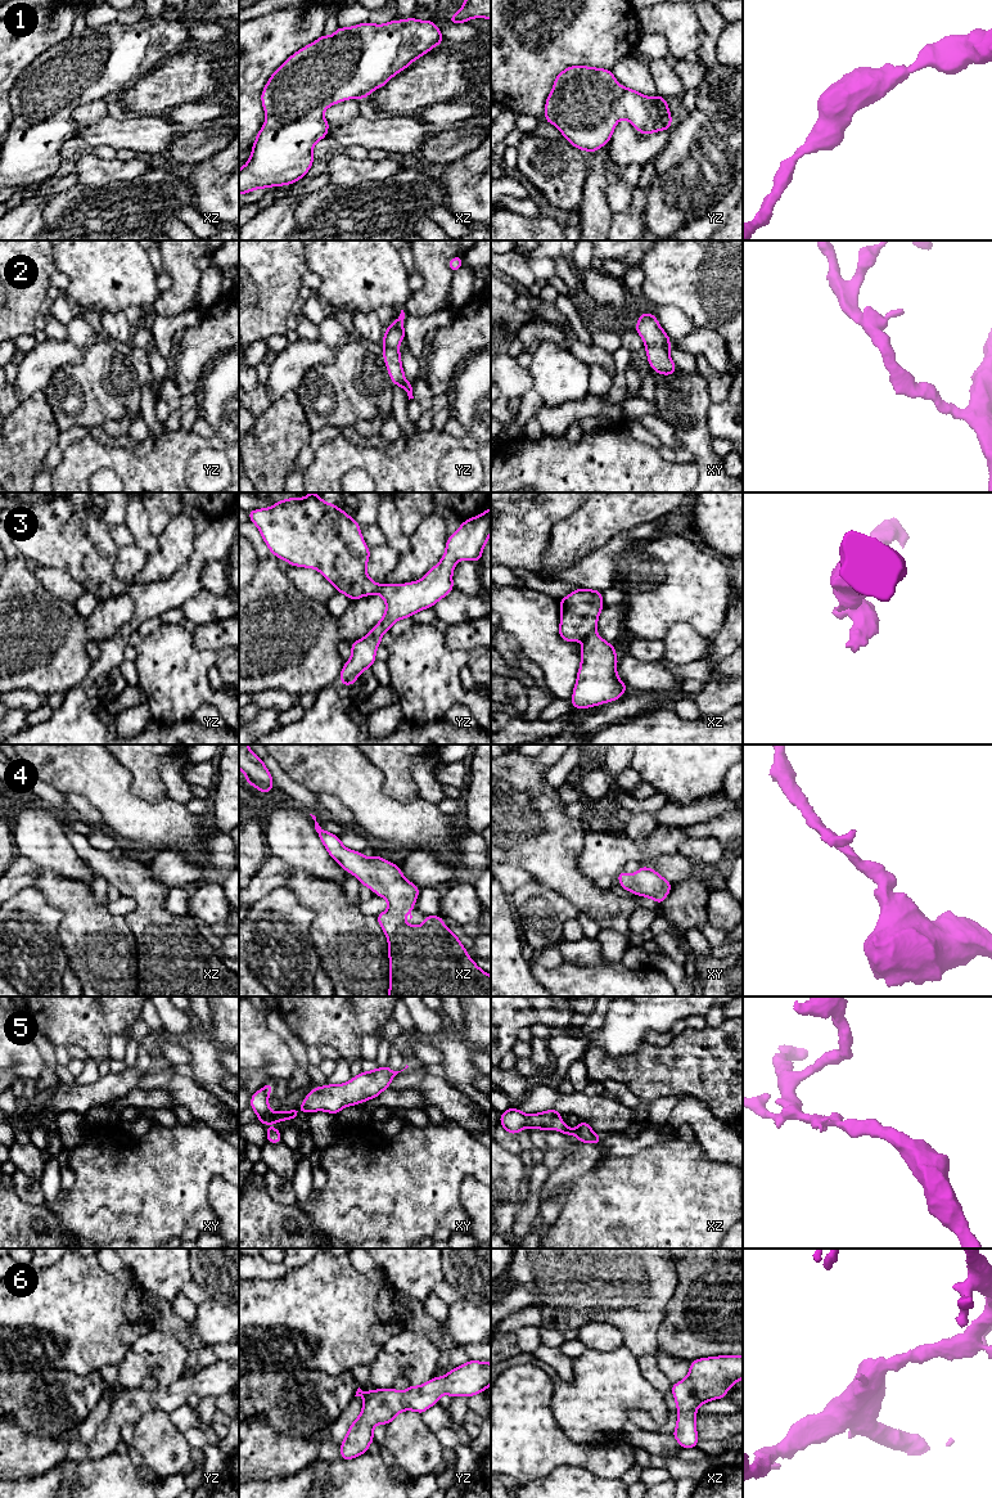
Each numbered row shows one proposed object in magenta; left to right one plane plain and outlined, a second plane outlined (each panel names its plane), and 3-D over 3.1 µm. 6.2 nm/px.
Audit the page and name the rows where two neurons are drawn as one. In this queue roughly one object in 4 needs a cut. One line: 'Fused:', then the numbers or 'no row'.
Fused: 3

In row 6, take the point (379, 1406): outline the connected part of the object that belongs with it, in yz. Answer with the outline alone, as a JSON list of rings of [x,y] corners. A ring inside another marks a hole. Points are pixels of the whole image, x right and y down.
[[[468,1360],[448,1371],[445,1377],[434,1376],[420,1386],[410,1385],[403,1393],[394,1387],[373,1391],[362,1391],[359,1387],[355,1396],[364,1398],[362,1411],[341,1443],[341,1458],[350,1461],[366,1454],[369,1445],[374,1441],[374,1426],[389,1425],[402,1411],[415,1411],[423,1414],[439,1402],[442,1394],[448,1394],[451,1398],[470,1398],[486,1391],[490,1385],[491,1363]]]

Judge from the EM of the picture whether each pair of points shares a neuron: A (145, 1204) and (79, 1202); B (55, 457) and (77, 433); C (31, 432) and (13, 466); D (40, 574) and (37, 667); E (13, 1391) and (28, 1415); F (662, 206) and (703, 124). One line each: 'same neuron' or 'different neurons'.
A: same neuron
B: same neuron
C: same neuron
D: different neurons
E: same neuron
F: same neuron

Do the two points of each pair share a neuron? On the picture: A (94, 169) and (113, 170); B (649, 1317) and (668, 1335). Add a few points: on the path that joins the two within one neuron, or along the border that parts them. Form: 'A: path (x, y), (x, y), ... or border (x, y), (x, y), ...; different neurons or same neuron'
A: path (99, 170), (108, 170); same neuron
B: border (671, 1298), (658, 1331), (658, 1350); different neurons

